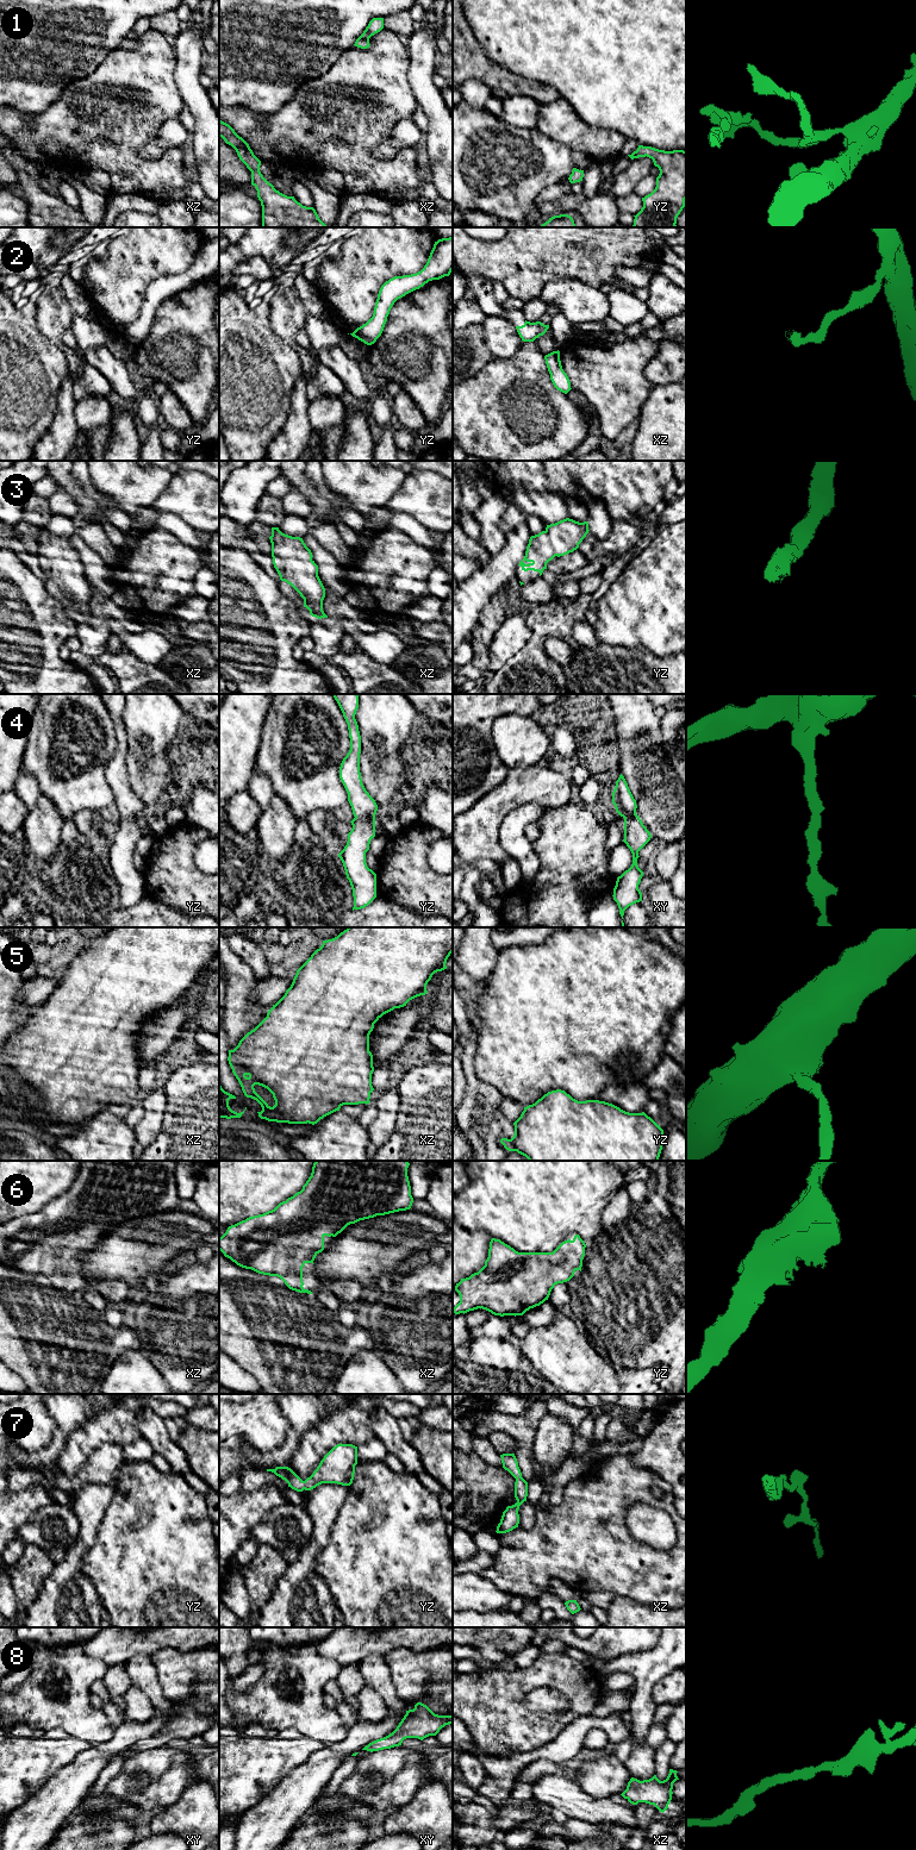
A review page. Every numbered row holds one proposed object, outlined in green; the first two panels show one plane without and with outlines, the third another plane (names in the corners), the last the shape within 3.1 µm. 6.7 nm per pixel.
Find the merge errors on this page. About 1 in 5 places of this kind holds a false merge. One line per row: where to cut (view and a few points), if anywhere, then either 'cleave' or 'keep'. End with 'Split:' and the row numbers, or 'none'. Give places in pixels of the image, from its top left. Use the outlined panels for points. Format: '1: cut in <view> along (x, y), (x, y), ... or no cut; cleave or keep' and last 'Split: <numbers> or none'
1: no cut; keep
2: no cut; keep
3: no cut; keep
4: no cut; keep
5: no cut; keep
6: no cut; keep
7: no cut; keep
8: no cut; keep
Split: none

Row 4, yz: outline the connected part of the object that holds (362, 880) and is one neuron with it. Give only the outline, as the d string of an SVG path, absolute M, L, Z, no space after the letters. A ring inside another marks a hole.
M332 694L348 724L350 750L339 767L339 779L348 793L354 819L348 842L338 854L354 896L354 910L368 906L376 898L376 874L367 867L366 852L375 837L378 805L366 790L360 773L361 736L355 719L357 694Z

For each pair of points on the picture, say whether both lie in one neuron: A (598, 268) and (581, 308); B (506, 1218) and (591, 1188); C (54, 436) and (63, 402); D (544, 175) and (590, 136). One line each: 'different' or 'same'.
A: different
B: same
C: same
D: different

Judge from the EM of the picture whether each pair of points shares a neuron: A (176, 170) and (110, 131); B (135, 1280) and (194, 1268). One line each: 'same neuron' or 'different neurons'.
A: same neuron
B: different neurons

